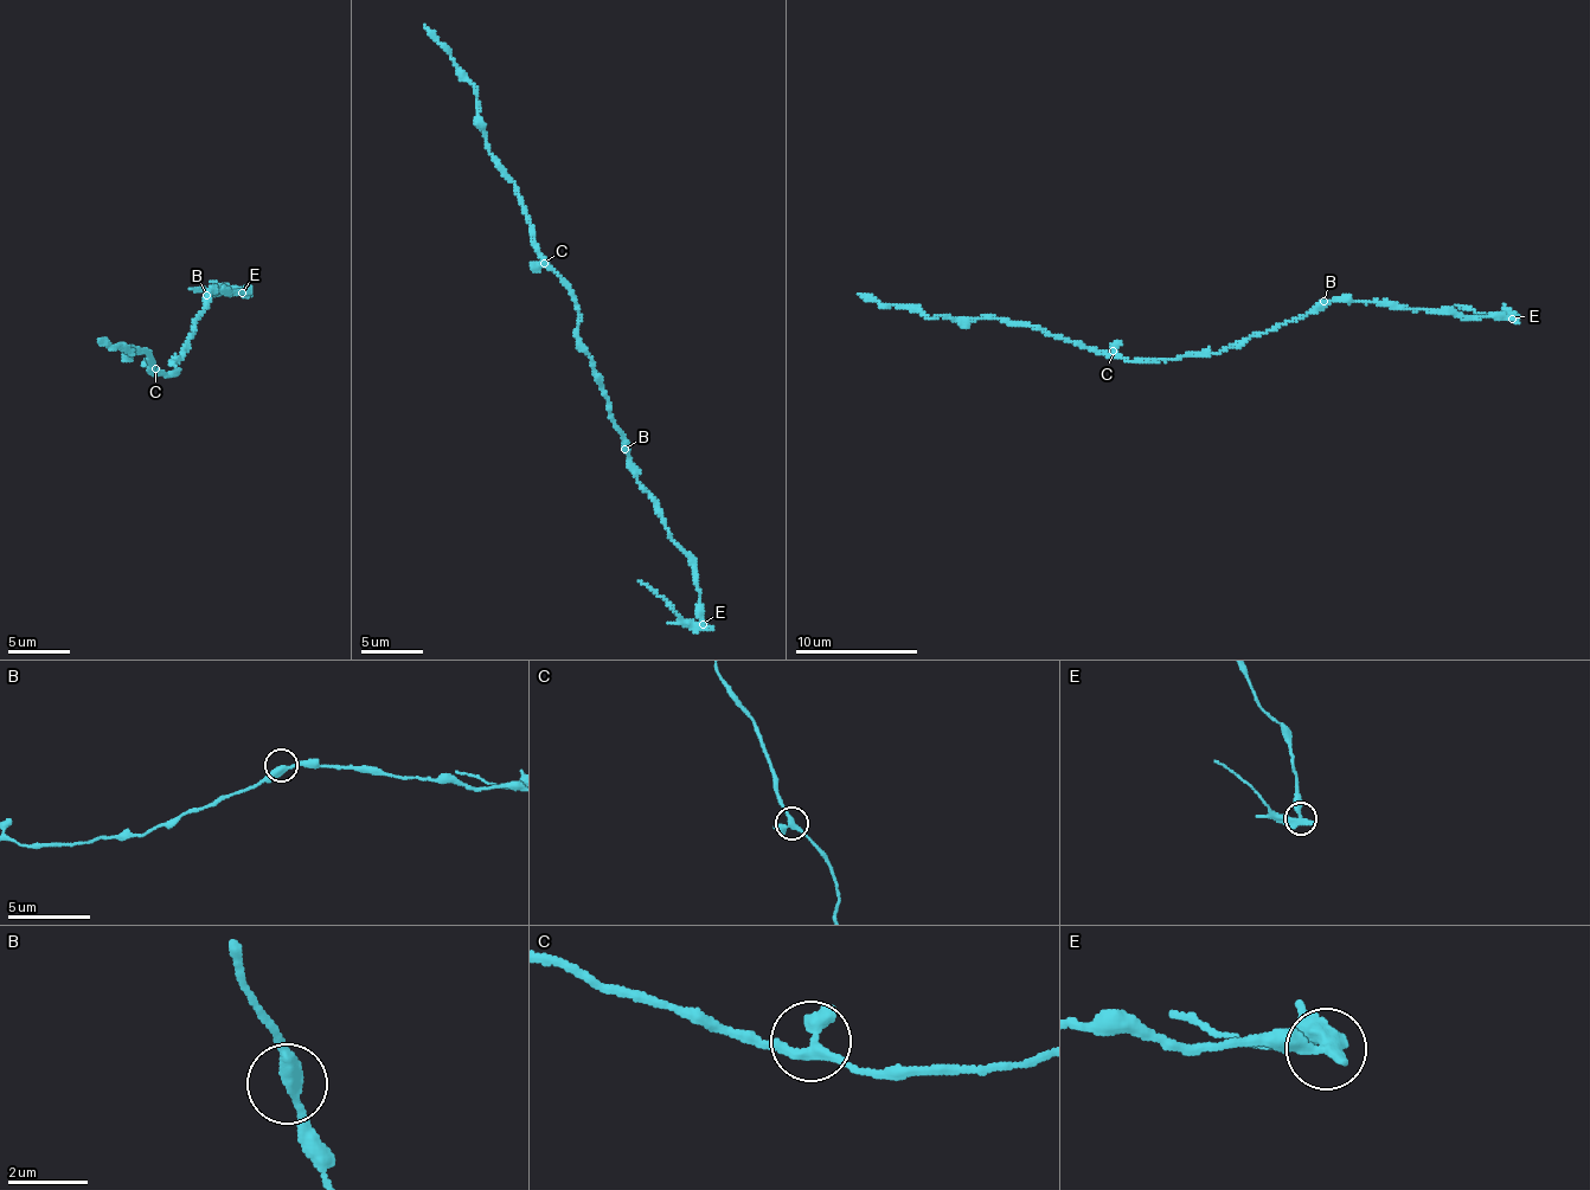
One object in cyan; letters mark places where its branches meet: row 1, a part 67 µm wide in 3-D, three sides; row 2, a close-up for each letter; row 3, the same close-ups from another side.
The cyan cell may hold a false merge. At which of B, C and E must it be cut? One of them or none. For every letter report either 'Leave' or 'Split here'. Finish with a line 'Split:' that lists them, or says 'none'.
B: Leave
C: Leave
E: Split here
Split: E

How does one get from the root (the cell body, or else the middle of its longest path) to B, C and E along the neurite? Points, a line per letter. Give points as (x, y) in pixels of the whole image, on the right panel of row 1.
B: (1217, 353), (1300, 319), (1324, 301)
C: (1217, 353), (1132, 361), (1113, 351)
E: (1217, 353), (1333, 301), (1380, 302), (1406, 309), (1451, 310), (1465, 316), (1511, 319)

